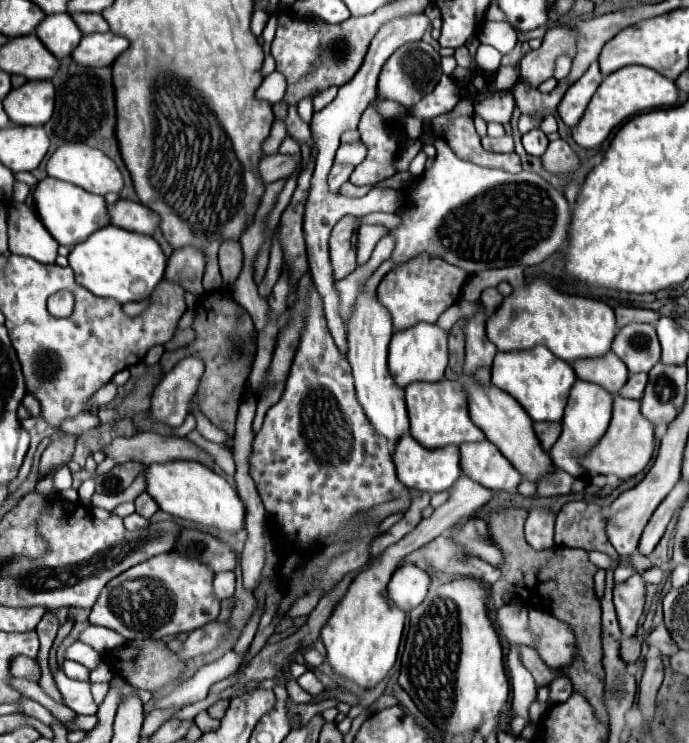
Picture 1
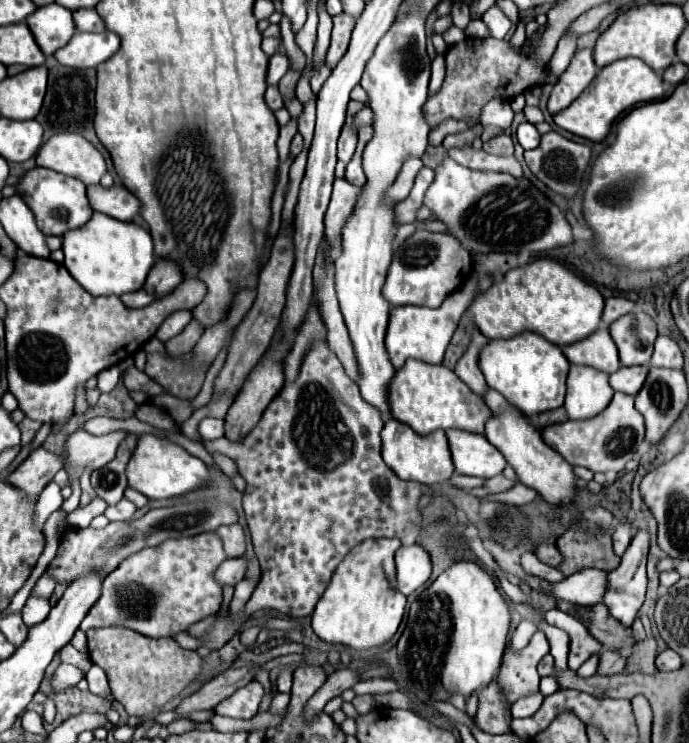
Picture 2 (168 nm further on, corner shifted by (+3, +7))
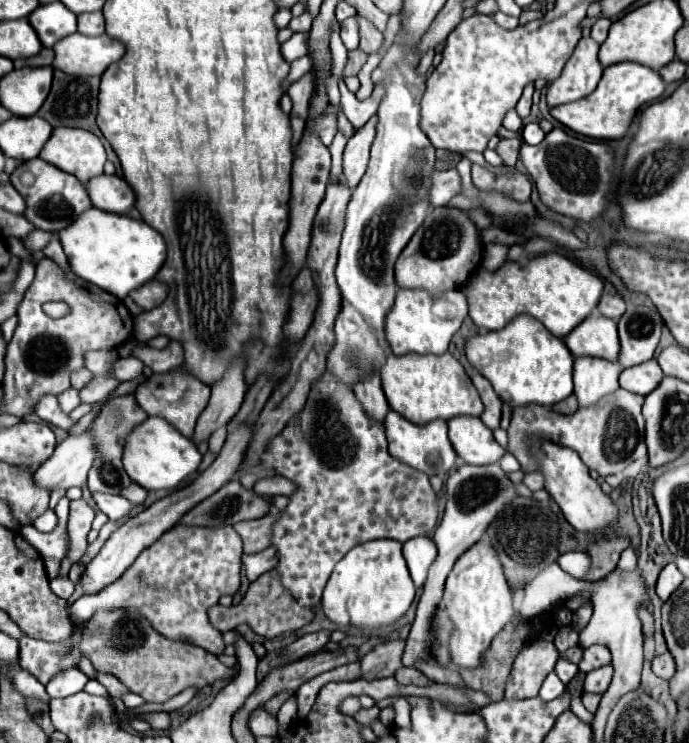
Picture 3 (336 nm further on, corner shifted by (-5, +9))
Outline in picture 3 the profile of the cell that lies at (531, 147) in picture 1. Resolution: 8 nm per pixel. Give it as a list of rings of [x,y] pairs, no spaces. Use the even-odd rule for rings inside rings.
[[[535,122],[525,124],[525,128],[523,128],[523,140],[525,140],[525,144],[533,144],[533,146],[537,146],[543,138],[545,138],[545,132],[541,130],[539,124],[535,124]]]

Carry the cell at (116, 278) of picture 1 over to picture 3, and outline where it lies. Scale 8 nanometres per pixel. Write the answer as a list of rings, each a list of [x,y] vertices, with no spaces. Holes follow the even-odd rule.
[[[97,208],[81,214],[73,226],[61,230],[59,240],[71,270],[79,278],[103,288],[121,300],[129,292],[149,282],[165,262],[165,240],[157,230],[153,230],[143,220],[133,220],[125,214],[101,212]]]

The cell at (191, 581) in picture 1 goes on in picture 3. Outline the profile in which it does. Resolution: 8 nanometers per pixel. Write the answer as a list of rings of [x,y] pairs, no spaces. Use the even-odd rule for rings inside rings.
[[[175,526],[145,548],[121,580],[101,590],[101,594],[81,596],[71,604],[69,612],[87,622],[97,610],[133,608],[165,638],[197,644],[219,656],[225,644],[221,632],[209,624],[207,610],[215,606],[221,596],[239,590],[241,554],[241,538],[233,526],[197,530],[191,526]]]

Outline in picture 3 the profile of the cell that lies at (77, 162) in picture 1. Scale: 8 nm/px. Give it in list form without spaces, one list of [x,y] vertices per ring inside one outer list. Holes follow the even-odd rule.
[[[55,128],[39,158],[75,174],[81,182],[89,182],[103,174],[107,152],[93,132],[83,128]]]

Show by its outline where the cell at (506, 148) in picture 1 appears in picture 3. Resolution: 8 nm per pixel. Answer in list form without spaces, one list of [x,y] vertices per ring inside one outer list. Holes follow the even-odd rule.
[[[509,138],[509,140],[501,140],[501,142],[497,144],[495,152],[503,158],[503,164],[507,164],[507,166],[515,166],[517,156],[519,156],[519,148],[521,148],[519,138]]]

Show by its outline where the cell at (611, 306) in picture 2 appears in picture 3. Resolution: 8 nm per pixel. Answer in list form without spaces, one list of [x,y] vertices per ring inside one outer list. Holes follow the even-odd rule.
[[[603,294],[601,296],[601,302],[597,304],[597,312],[601,316],[607,316],[615,322],[619,322],[619,318],[623,316],[625,312],[625,302],[621,296],[613,296],[613,294]]]

